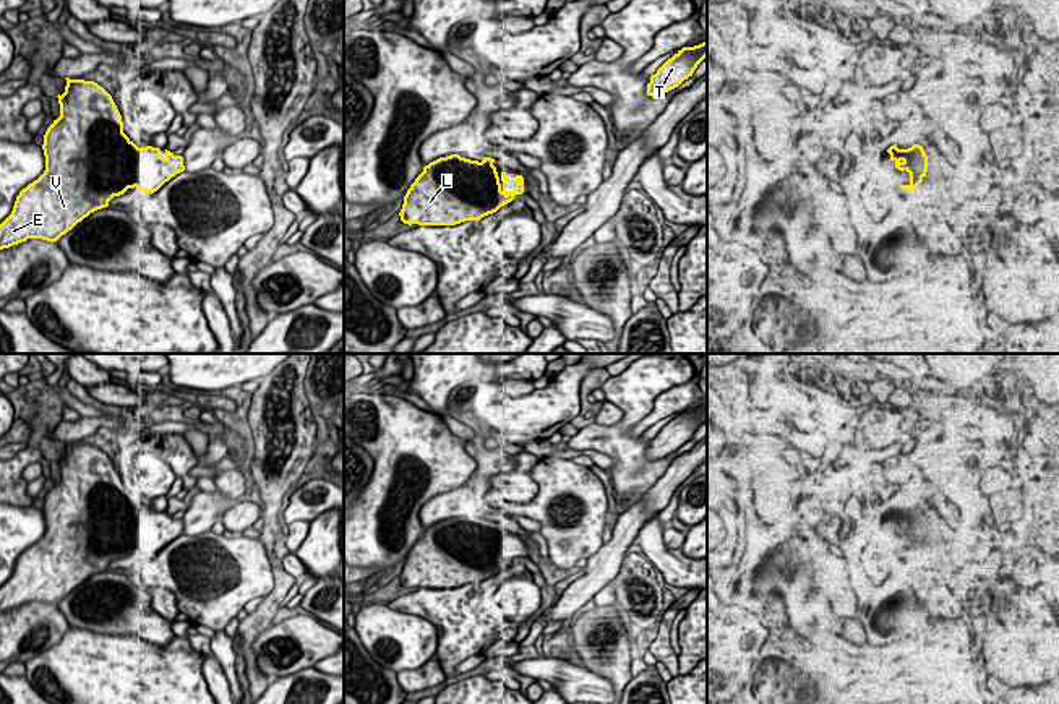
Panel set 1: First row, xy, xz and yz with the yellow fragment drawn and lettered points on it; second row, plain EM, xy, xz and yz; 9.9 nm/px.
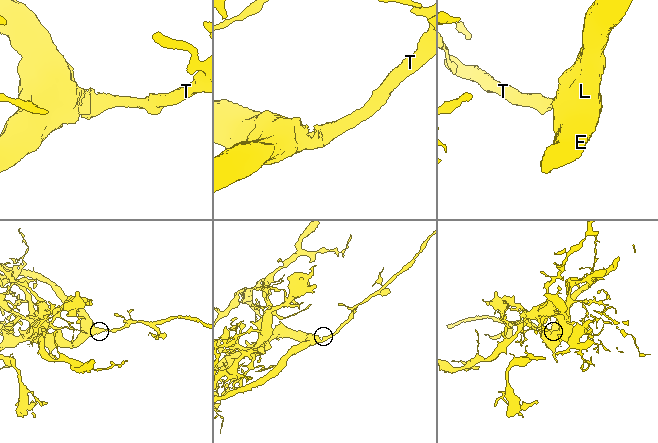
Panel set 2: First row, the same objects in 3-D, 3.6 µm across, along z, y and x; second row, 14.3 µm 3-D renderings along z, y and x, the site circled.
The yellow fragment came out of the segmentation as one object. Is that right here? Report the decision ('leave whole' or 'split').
leave whole

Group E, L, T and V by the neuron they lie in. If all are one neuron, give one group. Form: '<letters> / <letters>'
E L T V

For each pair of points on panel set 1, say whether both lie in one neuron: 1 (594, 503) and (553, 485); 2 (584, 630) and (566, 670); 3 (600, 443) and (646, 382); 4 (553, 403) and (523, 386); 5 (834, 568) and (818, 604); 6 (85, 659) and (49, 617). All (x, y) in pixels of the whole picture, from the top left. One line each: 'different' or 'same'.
1: same
2: different
3: same
4: different
5: different
6: different

